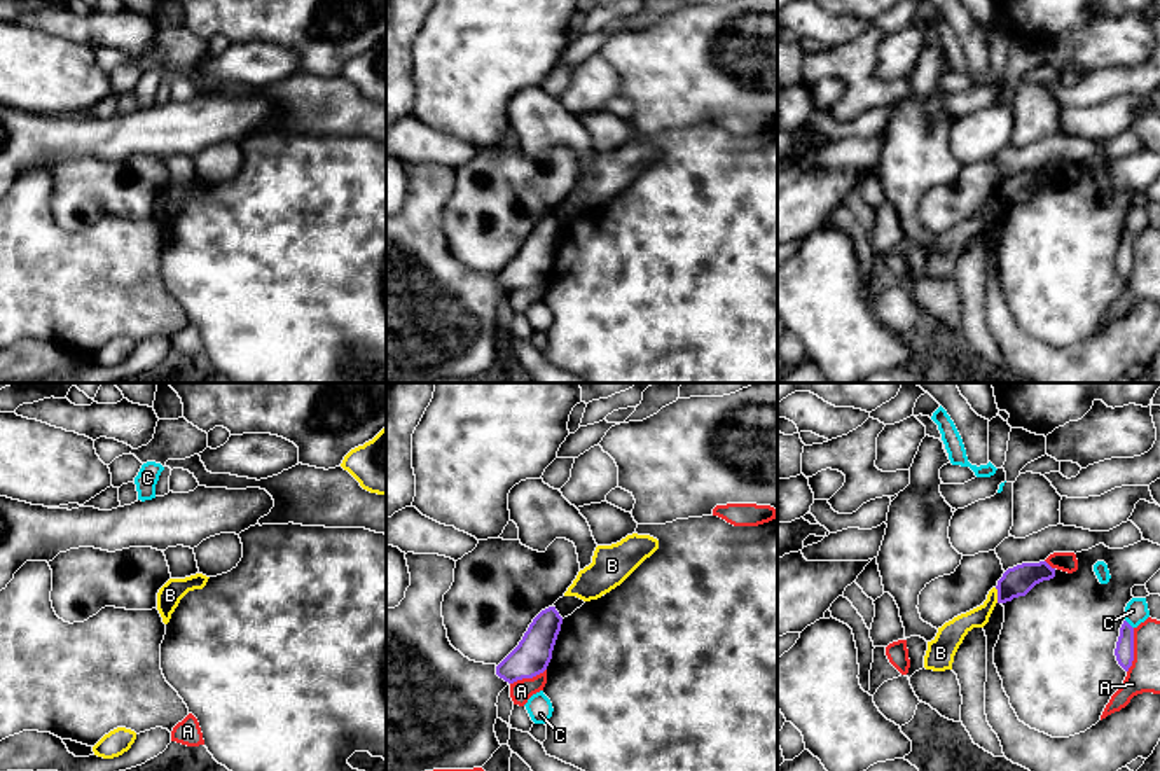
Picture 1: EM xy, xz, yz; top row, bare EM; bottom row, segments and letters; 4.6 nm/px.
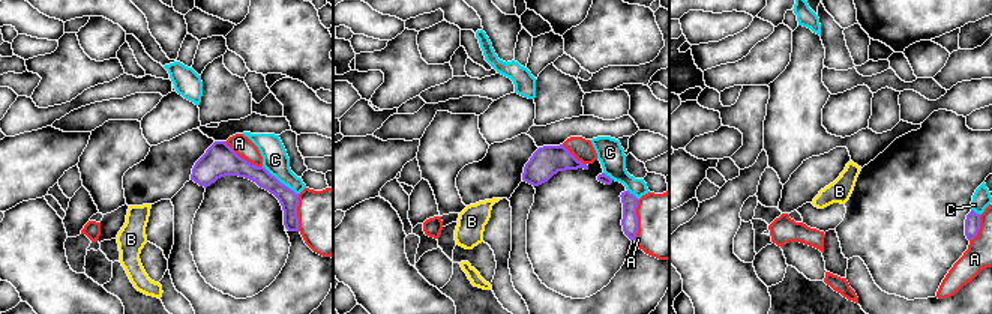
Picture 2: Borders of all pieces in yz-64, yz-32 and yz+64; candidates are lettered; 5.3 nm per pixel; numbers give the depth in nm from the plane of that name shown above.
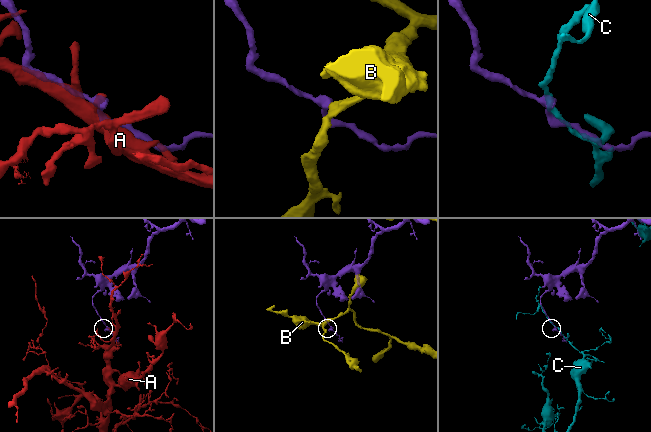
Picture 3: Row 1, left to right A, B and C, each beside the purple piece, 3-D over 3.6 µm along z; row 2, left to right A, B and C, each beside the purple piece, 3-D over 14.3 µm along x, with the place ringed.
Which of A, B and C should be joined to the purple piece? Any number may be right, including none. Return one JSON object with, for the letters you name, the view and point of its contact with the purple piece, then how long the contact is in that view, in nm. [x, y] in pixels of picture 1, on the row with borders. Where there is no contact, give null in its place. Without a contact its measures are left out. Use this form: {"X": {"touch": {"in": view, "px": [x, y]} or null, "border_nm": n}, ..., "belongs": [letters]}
{"belongs": []}

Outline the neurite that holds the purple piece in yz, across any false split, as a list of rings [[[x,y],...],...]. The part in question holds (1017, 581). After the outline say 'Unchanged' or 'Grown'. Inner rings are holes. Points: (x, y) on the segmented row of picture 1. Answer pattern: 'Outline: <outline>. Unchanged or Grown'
Outline: [[[1046,561],[1022,563],[1008,568],[998,580],[998,603],[1012,601],[1013,598],[1025,596],[1036,584],[1055,577],[1055,568]]]. Unchanged

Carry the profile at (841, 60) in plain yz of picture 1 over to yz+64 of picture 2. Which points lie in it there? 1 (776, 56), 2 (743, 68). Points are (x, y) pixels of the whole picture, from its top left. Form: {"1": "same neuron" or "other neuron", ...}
{"1": "other neuron", "2": "other neuron"}

